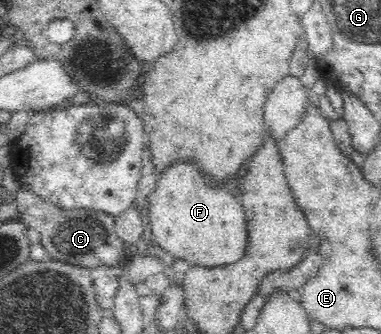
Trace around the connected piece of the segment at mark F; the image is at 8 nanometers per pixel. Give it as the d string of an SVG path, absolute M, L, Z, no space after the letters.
M177 161L177 163L173 163L171 167L165 169L161 175L159 175L156 179L155 192L153 195L149 197L149 222L147 225L148 229L148 237L152 239L152 241L156 242L161 246L162 249L168 251L174 258L186 261L192 266L201 266L207 268L218 267L221 265L232 265L238 263L243 255L245 255L245 249L248 243L249 231L246 224L246 216L243 213L243 207L231 207L231 203L239 203L239 199L237 201L233 201L232 193L228 192L221 185L211 185L210 181L208 181L208 177L204 175L202 171L199 171L195 165L193 165L192 161Z

